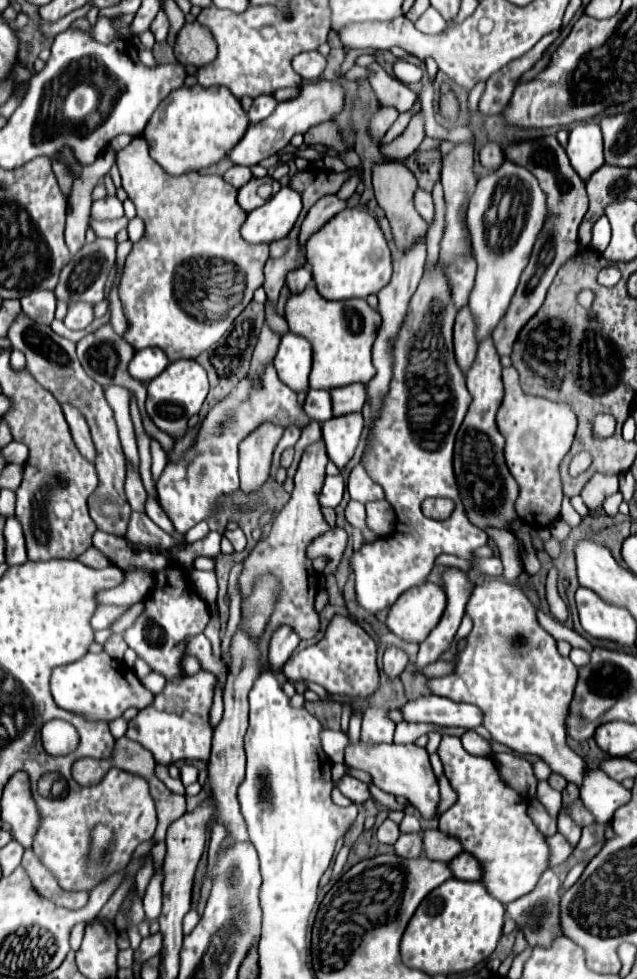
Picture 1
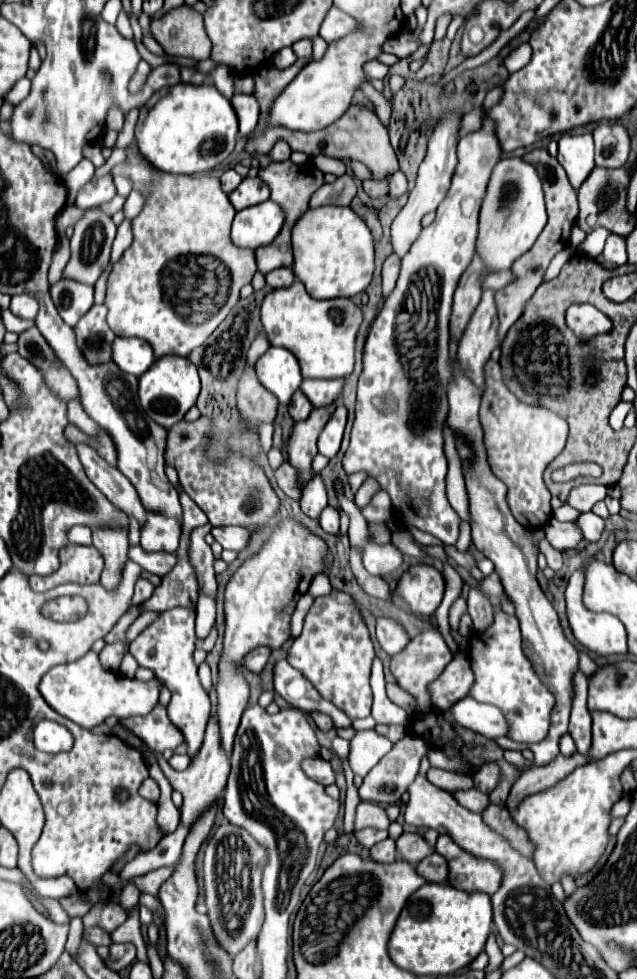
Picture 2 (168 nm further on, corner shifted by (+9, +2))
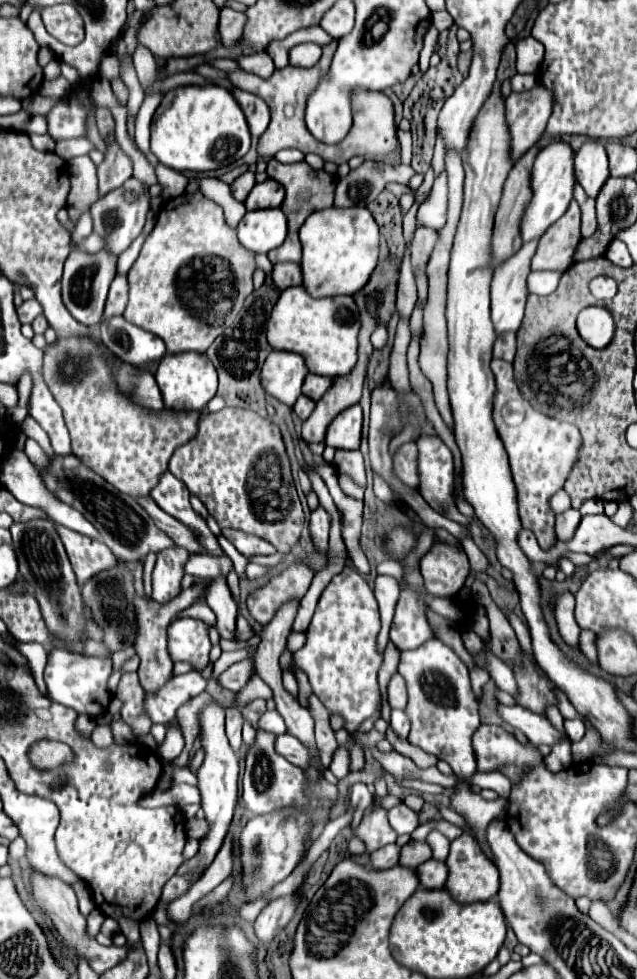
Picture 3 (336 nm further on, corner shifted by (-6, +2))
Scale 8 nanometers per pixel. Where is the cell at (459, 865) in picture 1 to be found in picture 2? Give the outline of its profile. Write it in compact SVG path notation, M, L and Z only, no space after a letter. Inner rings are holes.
M432 853L424 861L420 861L416 865L416 871L420 871L420 877L424 877L428 883L446 883L448 879L446 859L438 853Z

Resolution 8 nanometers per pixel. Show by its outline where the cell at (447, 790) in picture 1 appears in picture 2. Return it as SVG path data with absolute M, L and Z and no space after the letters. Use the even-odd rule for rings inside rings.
M478 789L456 791L454 797L456 797L456 801L460 801L460 805L464 805L466 809L476 811L476 813L480 813L480 811L490 803L490 801L488 801L488 795L482 793L482 791L478 791Z

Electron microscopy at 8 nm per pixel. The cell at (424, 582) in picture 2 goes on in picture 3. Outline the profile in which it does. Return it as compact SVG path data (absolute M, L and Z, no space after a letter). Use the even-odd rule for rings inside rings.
M433 543L419 565L427 593L435 597L455 597L469 575L469 561L463 551L447 543Z

